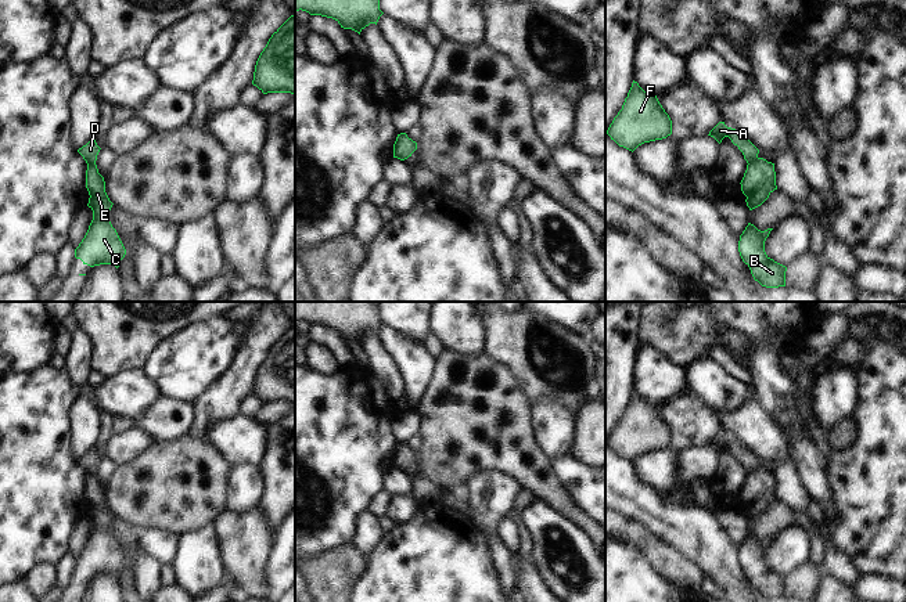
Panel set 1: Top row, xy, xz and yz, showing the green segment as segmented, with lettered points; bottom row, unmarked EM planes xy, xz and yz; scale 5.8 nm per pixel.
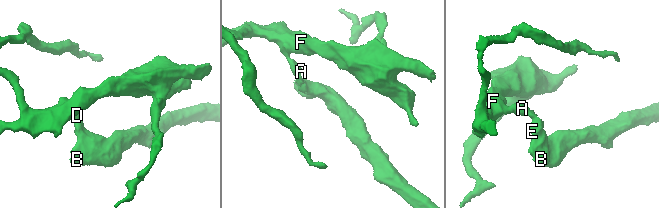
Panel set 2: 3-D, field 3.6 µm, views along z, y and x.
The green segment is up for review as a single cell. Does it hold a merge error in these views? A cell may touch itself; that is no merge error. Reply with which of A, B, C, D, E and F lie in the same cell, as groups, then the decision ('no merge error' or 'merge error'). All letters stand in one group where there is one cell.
A D F / B C E | merge error

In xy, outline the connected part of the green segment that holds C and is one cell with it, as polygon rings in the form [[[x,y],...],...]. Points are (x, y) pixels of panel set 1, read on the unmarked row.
[[[96,473],[87,475],[86,498],[90,505],[87,516],[93,520],[93,530],[75,559],[75,567],[90,577],[111,574],[118,578],[126,559],[109,531],[109,520],[114,513],[105,502],[105,491]]]

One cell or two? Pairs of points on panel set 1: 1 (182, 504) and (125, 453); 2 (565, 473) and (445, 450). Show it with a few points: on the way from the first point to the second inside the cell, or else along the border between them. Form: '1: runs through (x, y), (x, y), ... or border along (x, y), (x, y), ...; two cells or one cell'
1: border along (153, 440), (141, 453), (117, 467); two cells
2: border along (549, 458), (556, 480), (571, 498); two cells

